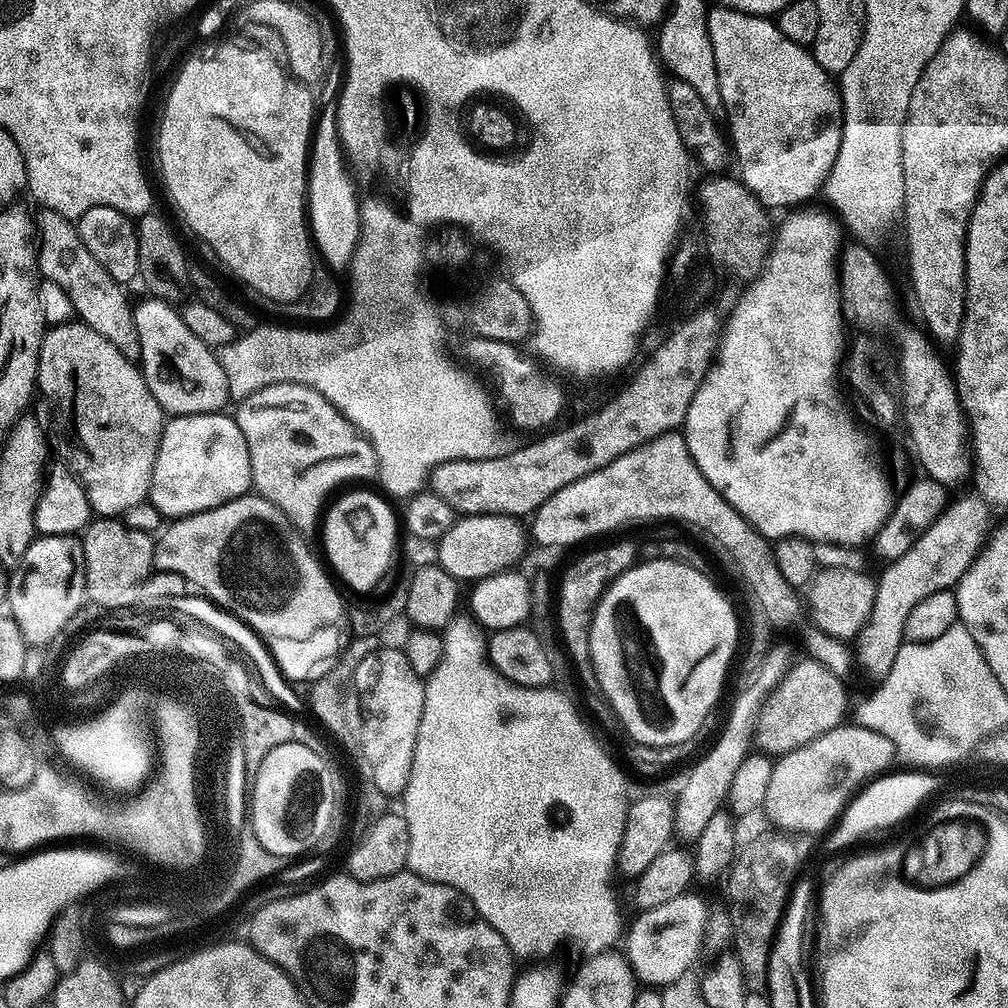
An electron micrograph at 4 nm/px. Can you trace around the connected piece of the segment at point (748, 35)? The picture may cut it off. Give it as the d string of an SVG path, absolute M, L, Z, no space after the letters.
M712 6L708 10L708 29L710 30L710 46L714 46L714 66L718 70L718 90L722 90L726 132L730 137L730 148L734 153L735 163L736 160L740 163L739 179L744 181L744 185L769 210L775 210L775 208L788 208L784 210L792 210L797 206L807 205L811 201L808 199L815 192L817 195L823 189L824 183L827 182L830 170L834 166L834 158L838 158L838 150L842 142L844 103L840 101L840 90L837 81L826 70L822 70L822 66L818 66L818 62L812 57L809 49L790 42L790 38L786 38L786 34L782 34L782 30L776 27L771 19L763 16L752 16L748 12L739 12L733 8Z

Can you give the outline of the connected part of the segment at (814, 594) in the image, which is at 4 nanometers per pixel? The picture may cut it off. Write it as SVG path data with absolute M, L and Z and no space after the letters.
M821 567L806 589L806 612L815 627L848 642L860 635L862 626L870 618L875 597L876 580L866 573L856 568Z

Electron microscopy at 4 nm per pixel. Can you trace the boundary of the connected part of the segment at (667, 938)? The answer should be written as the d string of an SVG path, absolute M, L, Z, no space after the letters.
M689 890L678 898L670 898L670 902L662 902L662 906L645 908L629 928L627 925L626 955L637 981L648 986L668 985L689 971L694 965L692 963L699 958L700 948L705 947L704 931L708 929L710 908L704 905L702 897L694 893Z

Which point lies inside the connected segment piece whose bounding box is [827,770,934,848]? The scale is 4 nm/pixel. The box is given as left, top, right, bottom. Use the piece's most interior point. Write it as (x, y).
(885, 800)

